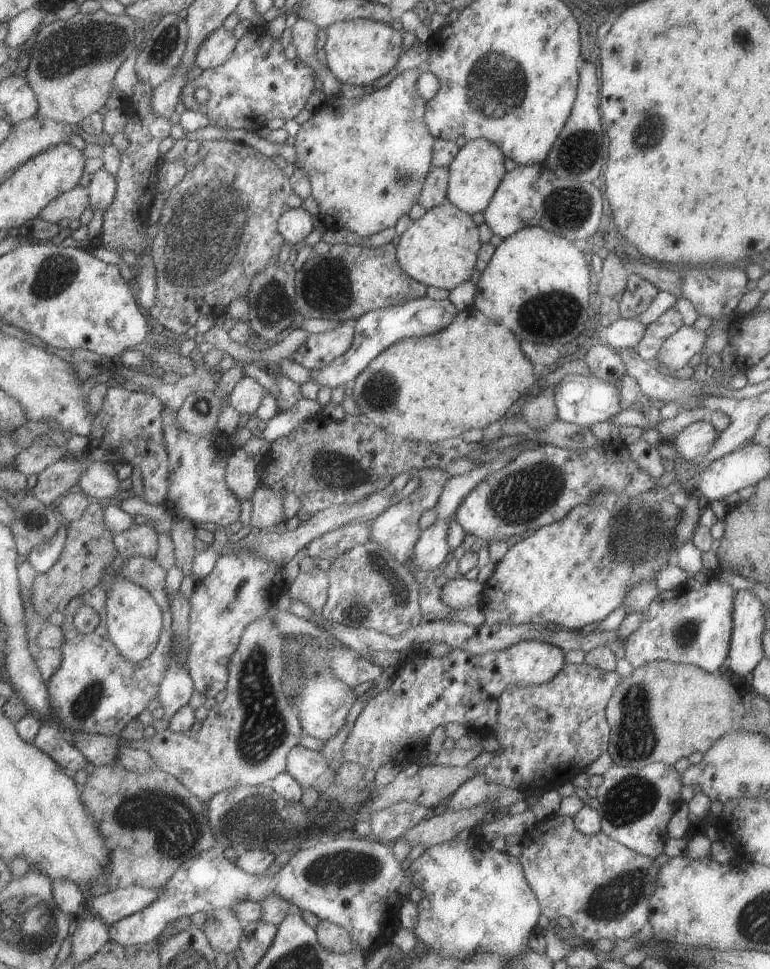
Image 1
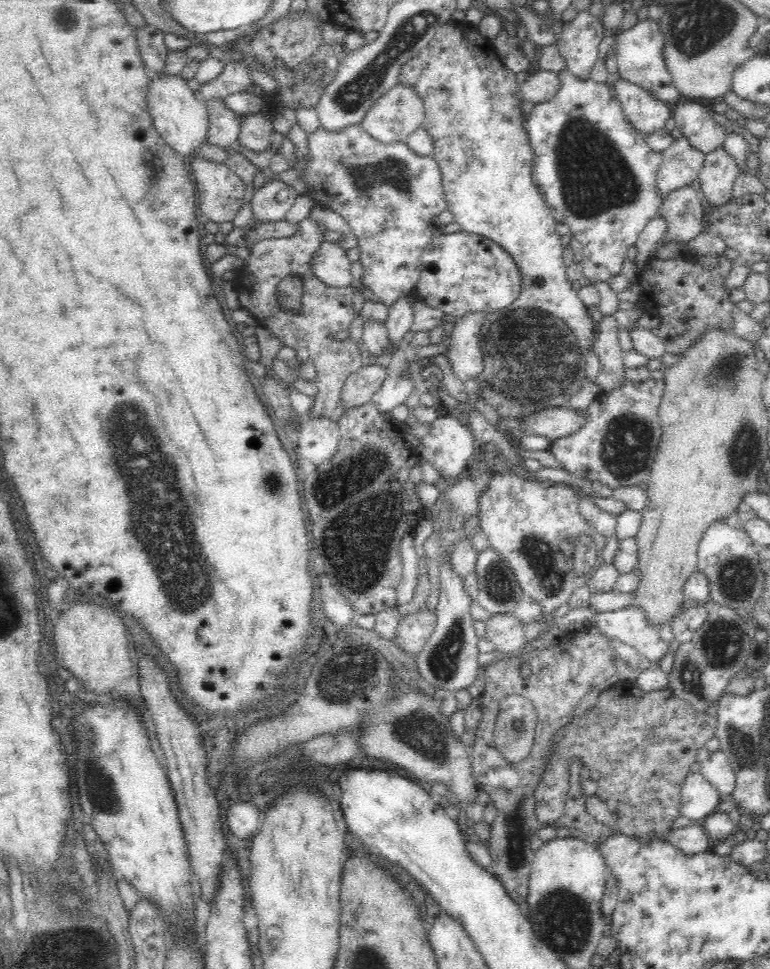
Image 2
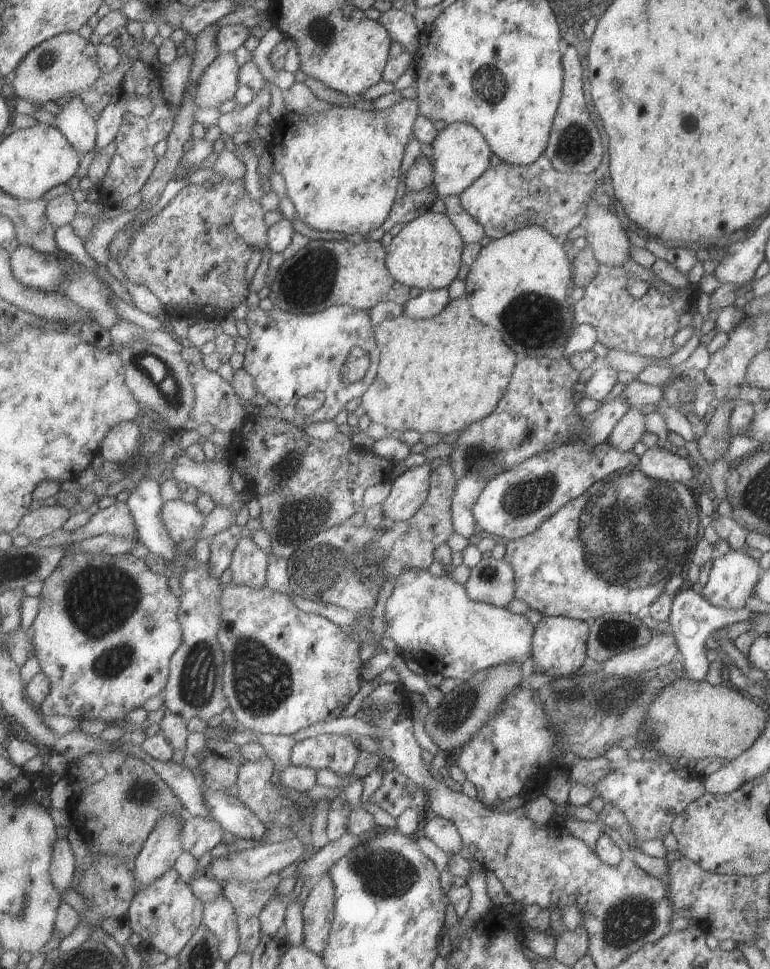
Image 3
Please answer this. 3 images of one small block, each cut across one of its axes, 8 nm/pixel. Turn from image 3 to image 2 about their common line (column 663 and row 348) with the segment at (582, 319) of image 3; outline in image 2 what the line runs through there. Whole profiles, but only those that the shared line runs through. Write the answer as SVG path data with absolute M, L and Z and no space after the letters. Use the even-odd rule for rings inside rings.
M301 220L299 227L287 237L268 238L260 240L250 246L251 255L246 259L247 266L237 270L231 275L235 280L234 289L240 300L241 308L248 311L257 321L259 327L271 330L284 346L290 346L296 350L297 358L291 361L289 368L296 371L302 363L312 362L316 366L317 376L315 382L318 392L313 397L313 404L304 419L327 418L332 422L337 420L346 412L340 402L341 388L344 386L348 375L363 368L361 360L361 349L357 341L332 340L330 335L337 332L347 332L351 328L356 316L353 310L354 290L350 287L330 287L320 282L308 268L308 261L322 242L320 231L326 231L317 227L314 221Z

